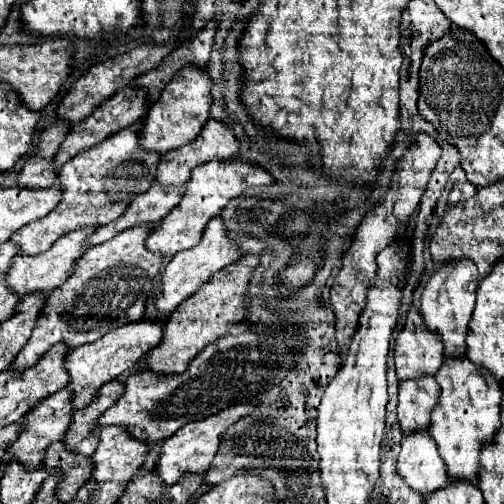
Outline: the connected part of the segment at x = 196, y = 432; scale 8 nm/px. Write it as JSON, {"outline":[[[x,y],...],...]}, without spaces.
{"outline":[[[238,403],[238,405],[232,405],[232,407],[226,407],[222,411],[218,411],[216,415],[210,415],[202,421],[192,421],[192,423],[186,423],[182,429],[178,429],[172,437],[168,437],[162,445],[162,451],[158,455],[158,463],[154,467],[154,475],[164,483],[164,485],[174,485],[178,483],[184,475],[192,475],[192,473],[198,473],[202,475],[210,465],[212,465],[212,459],[218,451],[218,441],[220,441],[220,435],[234,423],[238,421],[240,417],[248,415],[252,411],[252,405],[250,403]]]}

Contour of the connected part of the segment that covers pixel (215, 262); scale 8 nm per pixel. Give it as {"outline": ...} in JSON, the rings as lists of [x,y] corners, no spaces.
{"outline":[[[214,217],[206,229],[202,231],[202,241],[192,247],[192,249],[186,249],[186,251],[180,251],[172,257],[172,261],[164,267],[164,275],[160,279],[162,283],[162,291],[160,295],[156,297],[154,305],[156,305],[156,311],[160,315],[168,315],[172,313],[184,299],[188,299],[196,289],[198,285],[202,285],[204,281],[208,281],[216,271],[220,271],[222,267],[234,263],[236,259],[240,257],[238,253],[238,247],[226,237],[226,227],[224,227],[224,221],[220,217]]]}

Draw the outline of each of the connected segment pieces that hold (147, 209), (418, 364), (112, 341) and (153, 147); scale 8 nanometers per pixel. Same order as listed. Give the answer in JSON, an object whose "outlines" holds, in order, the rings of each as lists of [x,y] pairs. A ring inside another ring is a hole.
{"outlines":[[[[152,185],[146,193],[138,195],[116,221],[98,227],[96,233],[90,235],[88,247],[104,243],[128,227],[162,221],[168,209],[174,209],[174,205],[178,205],[180,199],[182,199],[182,189],[158,189],[156,185]]],[[[412,307],[394,345],[398,379],[434,375],[442,365],[442,357],[444,345],[440,333],[426,329],[420,311]]],[[[136,321],[130,325],[122,325],[110,333],[106,333],[106,337],[82,345],[78,349],[68,351],[66,359],[64,359],[64,369],[70,375],[70,383],[68,389],[72,391],[72,407],[74,409],[82,409],[90,403],[90,397],[94,397],[94,393],[98,393],[98,389],[116,379],[120,373],[124,373],[126,369],[130,369],[136,361],[140,361],[154,345],[158,345],[158,341],[162,339],[162,325],[152,323],[152,321]]],[[[182,69],[182,73],[176,73],[172,81],[166,85],[166,89],[160,93],[160,99],[148,109],[146,117],[142,119],[140,147],[164,155],[172,149],[178,149],[194,141],[202,125],[210,119],[210,85],[212,83],[204,69]]]]}

